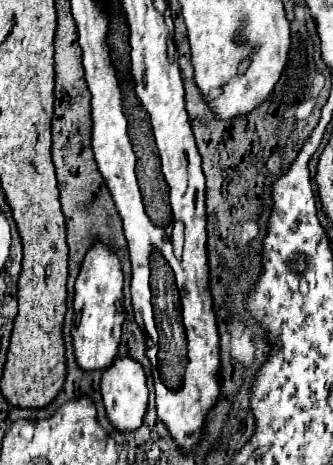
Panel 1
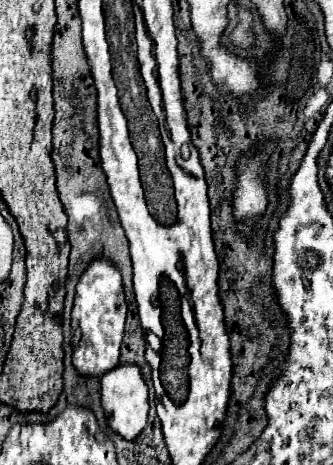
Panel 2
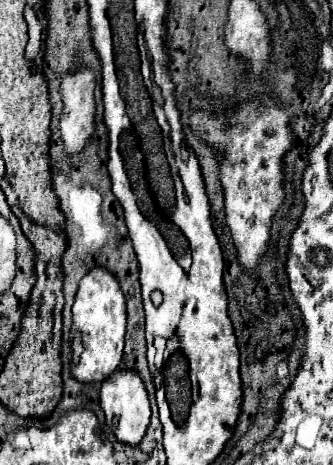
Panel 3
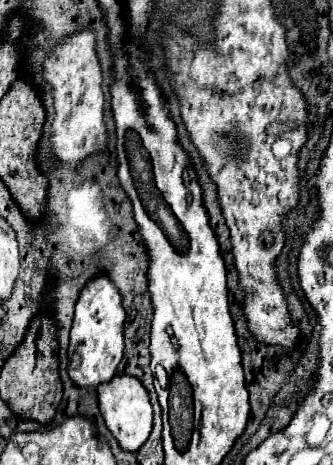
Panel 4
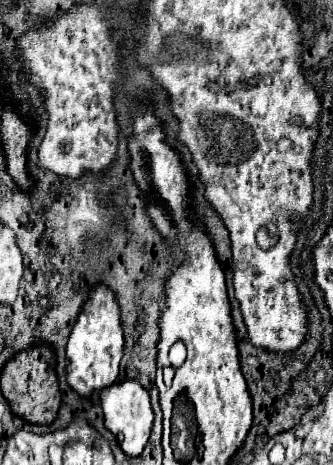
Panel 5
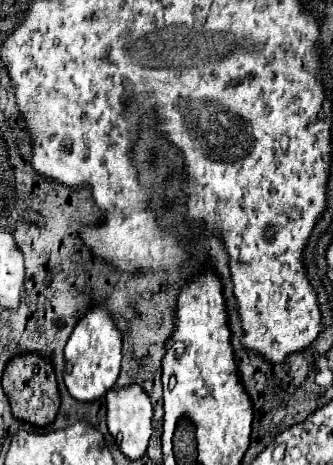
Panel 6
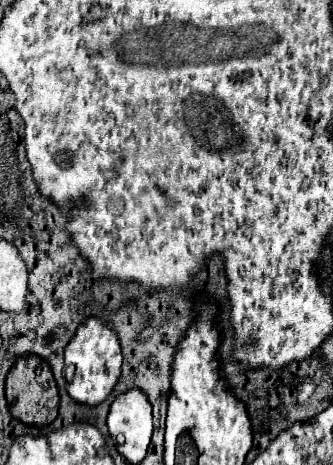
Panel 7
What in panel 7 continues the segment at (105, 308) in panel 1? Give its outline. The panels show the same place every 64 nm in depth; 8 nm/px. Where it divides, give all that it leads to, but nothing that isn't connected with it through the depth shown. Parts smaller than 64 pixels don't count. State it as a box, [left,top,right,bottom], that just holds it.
[64,318,122,406]

